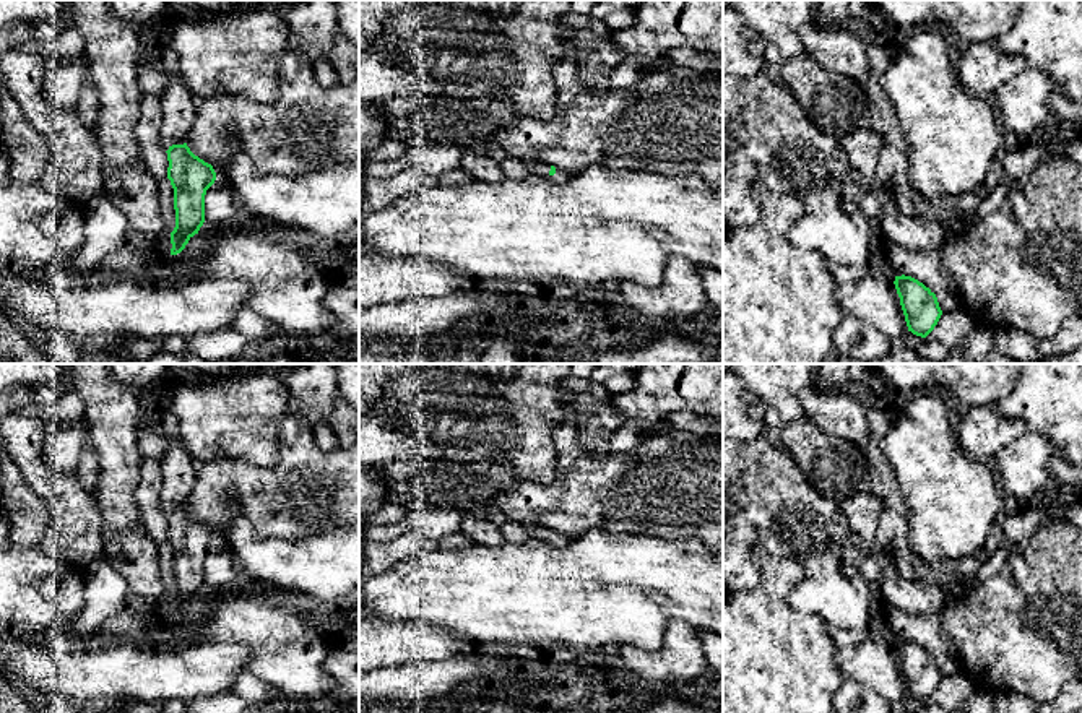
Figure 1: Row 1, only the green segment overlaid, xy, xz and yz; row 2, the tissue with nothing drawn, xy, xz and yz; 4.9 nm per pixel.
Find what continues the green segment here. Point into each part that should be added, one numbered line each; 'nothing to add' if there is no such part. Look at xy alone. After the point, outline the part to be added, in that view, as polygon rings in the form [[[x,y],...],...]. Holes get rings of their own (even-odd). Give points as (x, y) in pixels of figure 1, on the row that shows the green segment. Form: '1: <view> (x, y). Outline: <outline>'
1: xy (177, 106). Outline: [[[169,75],[167,88],[161,97],[161,141],[167,151],[172,145],[184,145],[195,119],[193,94],[182,81],[180,75]]]

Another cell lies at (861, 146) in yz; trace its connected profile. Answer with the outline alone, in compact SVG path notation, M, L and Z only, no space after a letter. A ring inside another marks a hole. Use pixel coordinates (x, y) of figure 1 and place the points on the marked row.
M868 125L840 138L840 145L850 161L851 179L845 184L842 206L845 213L858 216L859 201L874 187L882 136Z

